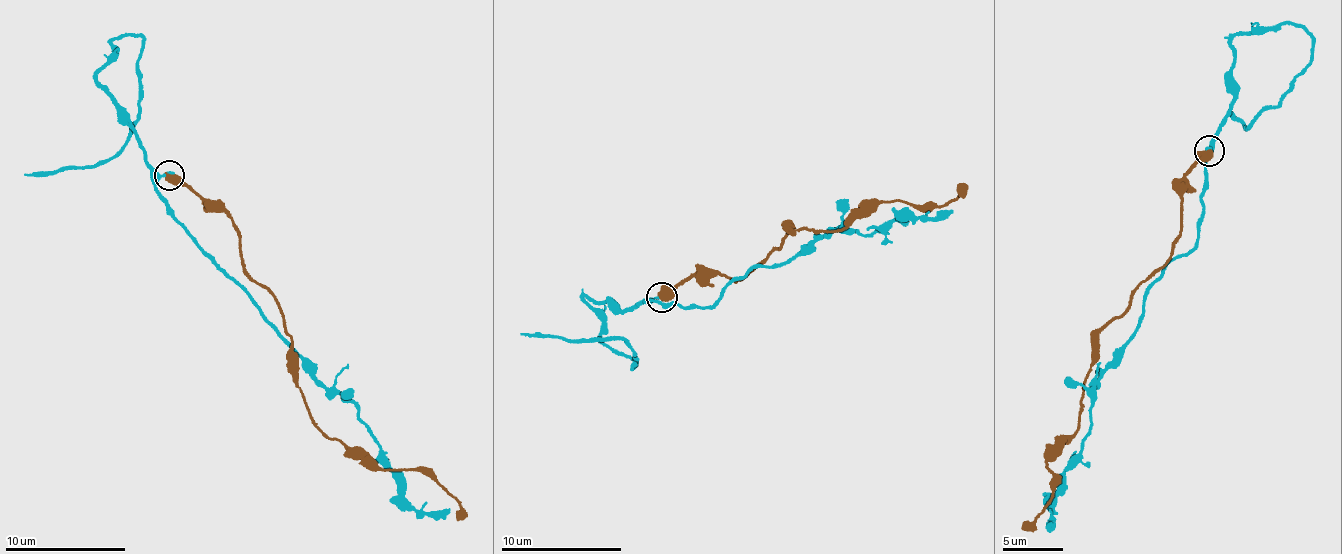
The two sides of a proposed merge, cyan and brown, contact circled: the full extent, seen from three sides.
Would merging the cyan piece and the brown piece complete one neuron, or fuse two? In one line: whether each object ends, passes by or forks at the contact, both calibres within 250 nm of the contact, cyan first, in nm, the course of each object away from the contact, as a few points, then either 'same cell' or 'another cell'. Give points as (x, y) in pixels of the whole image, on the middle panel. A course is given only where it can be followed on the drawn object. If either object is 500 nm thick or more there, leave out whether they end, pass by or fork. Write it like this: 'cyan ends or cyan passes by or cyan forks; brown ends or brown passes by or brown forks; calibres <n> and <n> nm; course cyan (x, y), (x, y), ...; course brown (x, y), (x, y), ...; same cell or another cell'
calibres 320 and 700 nm; course cyan (662, 297), (651, 300), (706, 308), (725, 285), (821, 239), (874, 234), (912, 216), (946, 216), (952, 208); course brown (662, 298), (694, 277), (739, 282), (788, 229), (837, 231), (882, 202), (937, 207), (964, 182); another cell

